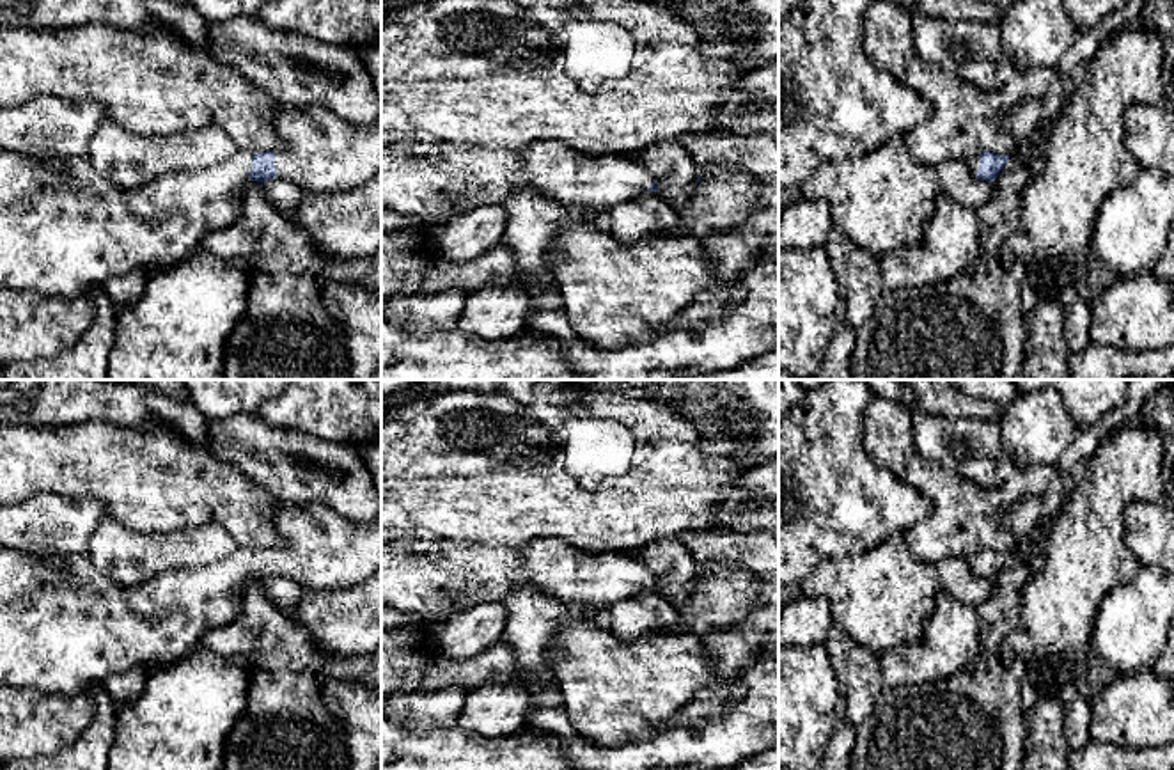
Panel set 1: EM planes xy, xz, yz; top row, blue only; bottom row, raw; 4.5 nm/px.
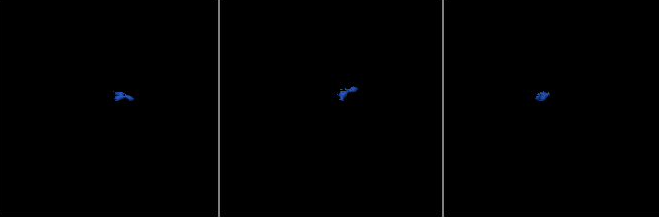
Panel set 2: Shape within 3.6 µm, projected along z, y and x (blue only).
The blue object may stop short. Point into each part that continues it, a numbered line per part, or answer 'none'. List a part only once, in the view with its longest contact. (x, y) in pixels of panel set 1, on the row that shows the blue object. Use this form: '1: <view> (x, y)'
1: xy (321, 153)
2: xy (64, 227)

